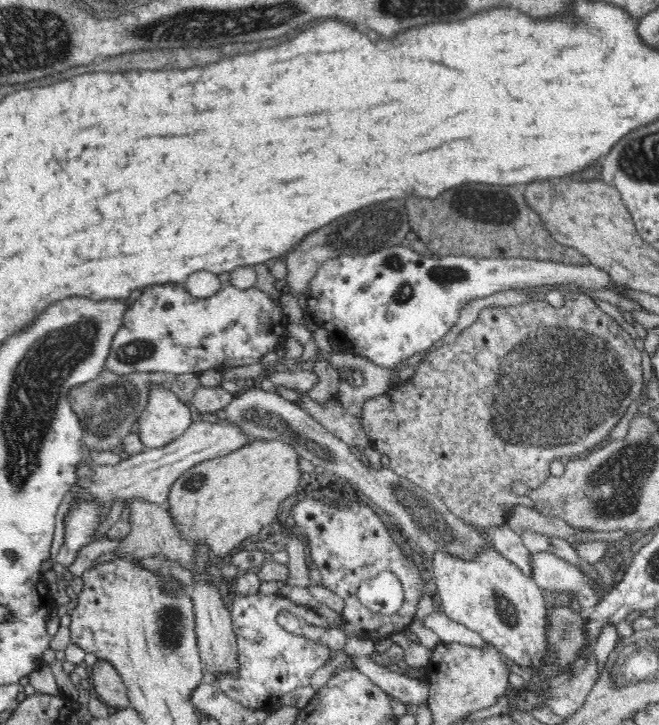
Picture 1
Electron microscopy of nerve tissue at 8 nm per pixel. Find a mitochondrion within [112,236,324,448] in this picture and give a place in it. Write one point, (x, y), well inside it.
(132, 353)

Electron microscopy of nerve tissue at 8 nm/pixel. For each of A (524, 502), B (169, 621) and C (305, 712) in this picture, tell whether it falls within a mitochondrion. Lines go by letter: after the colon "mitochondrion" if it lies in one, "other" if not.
A: other
B: mitochondrion
C: other

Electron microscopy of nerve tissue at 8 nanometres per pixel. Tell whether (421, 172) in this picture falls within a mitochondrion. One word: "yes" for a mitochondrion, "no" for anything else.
no

